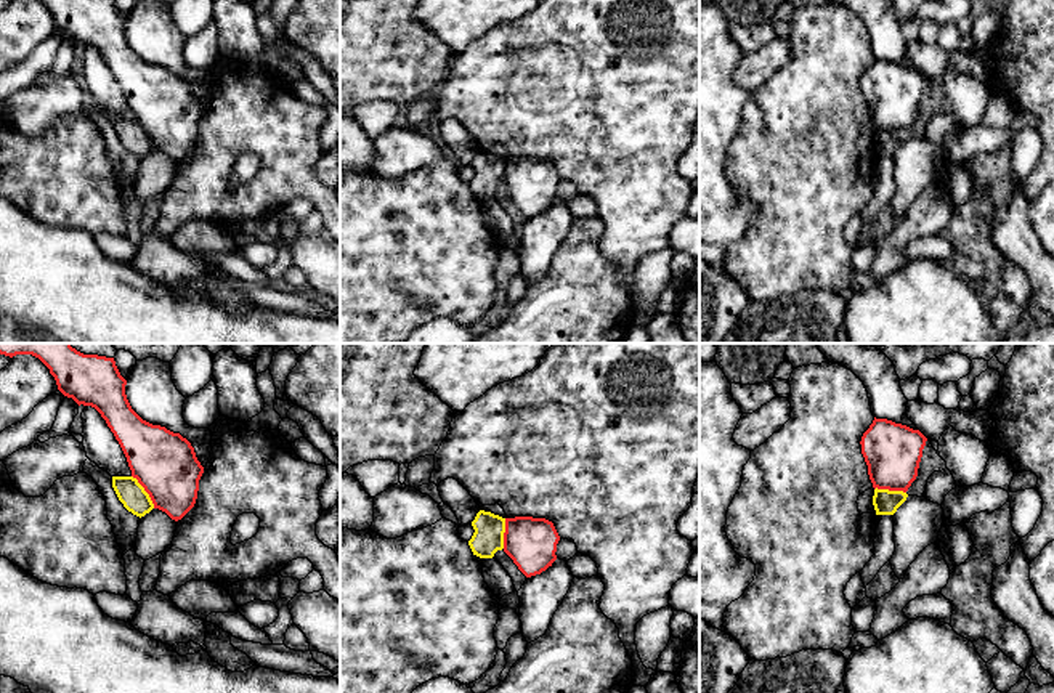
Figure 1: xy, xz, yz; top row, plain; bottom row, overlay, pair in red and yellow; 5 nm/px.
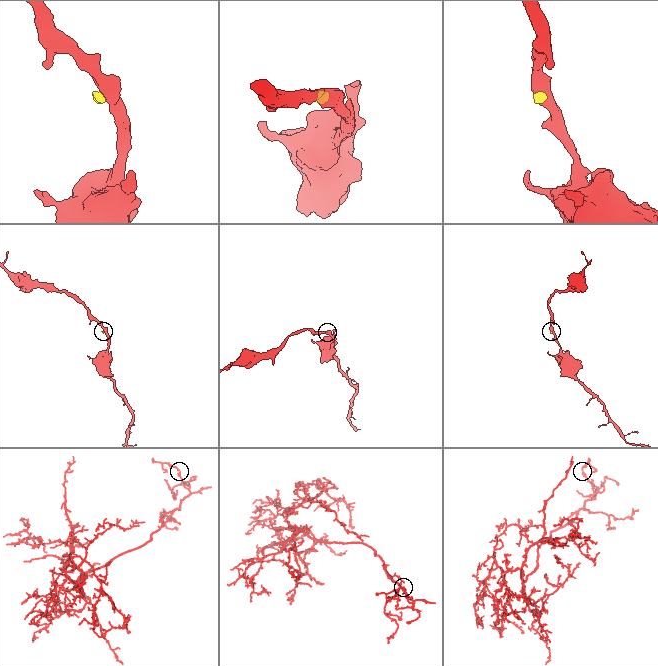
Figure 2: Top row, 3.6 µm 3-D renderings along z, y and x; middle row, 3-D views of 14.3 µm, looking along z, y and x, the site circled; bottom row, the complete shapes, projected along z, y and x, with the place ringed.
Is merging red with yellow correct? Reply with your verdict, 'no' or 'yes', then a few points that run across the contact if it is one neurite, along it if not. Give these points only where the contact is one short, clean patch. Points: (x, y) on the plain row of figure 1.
no; line xy (132, 116), (154, 148)

